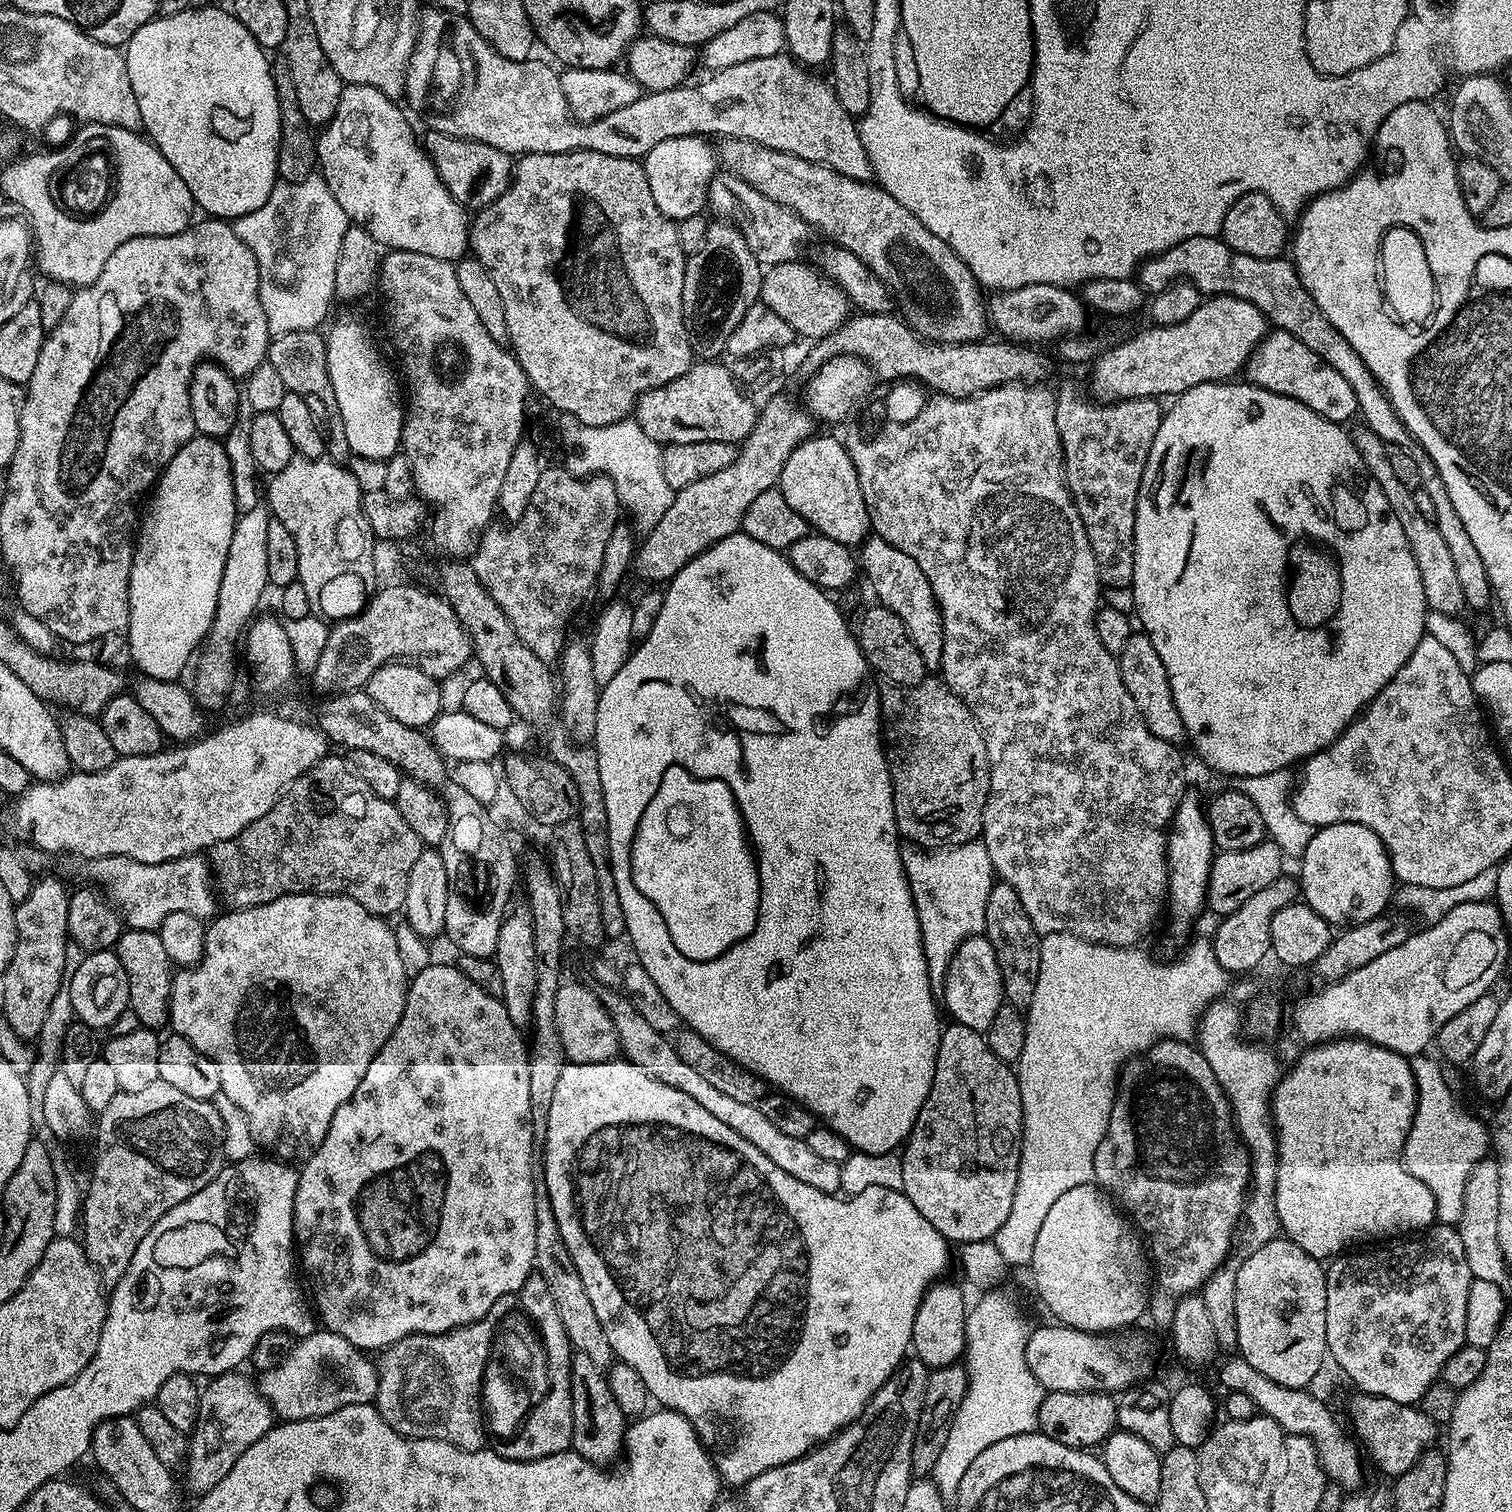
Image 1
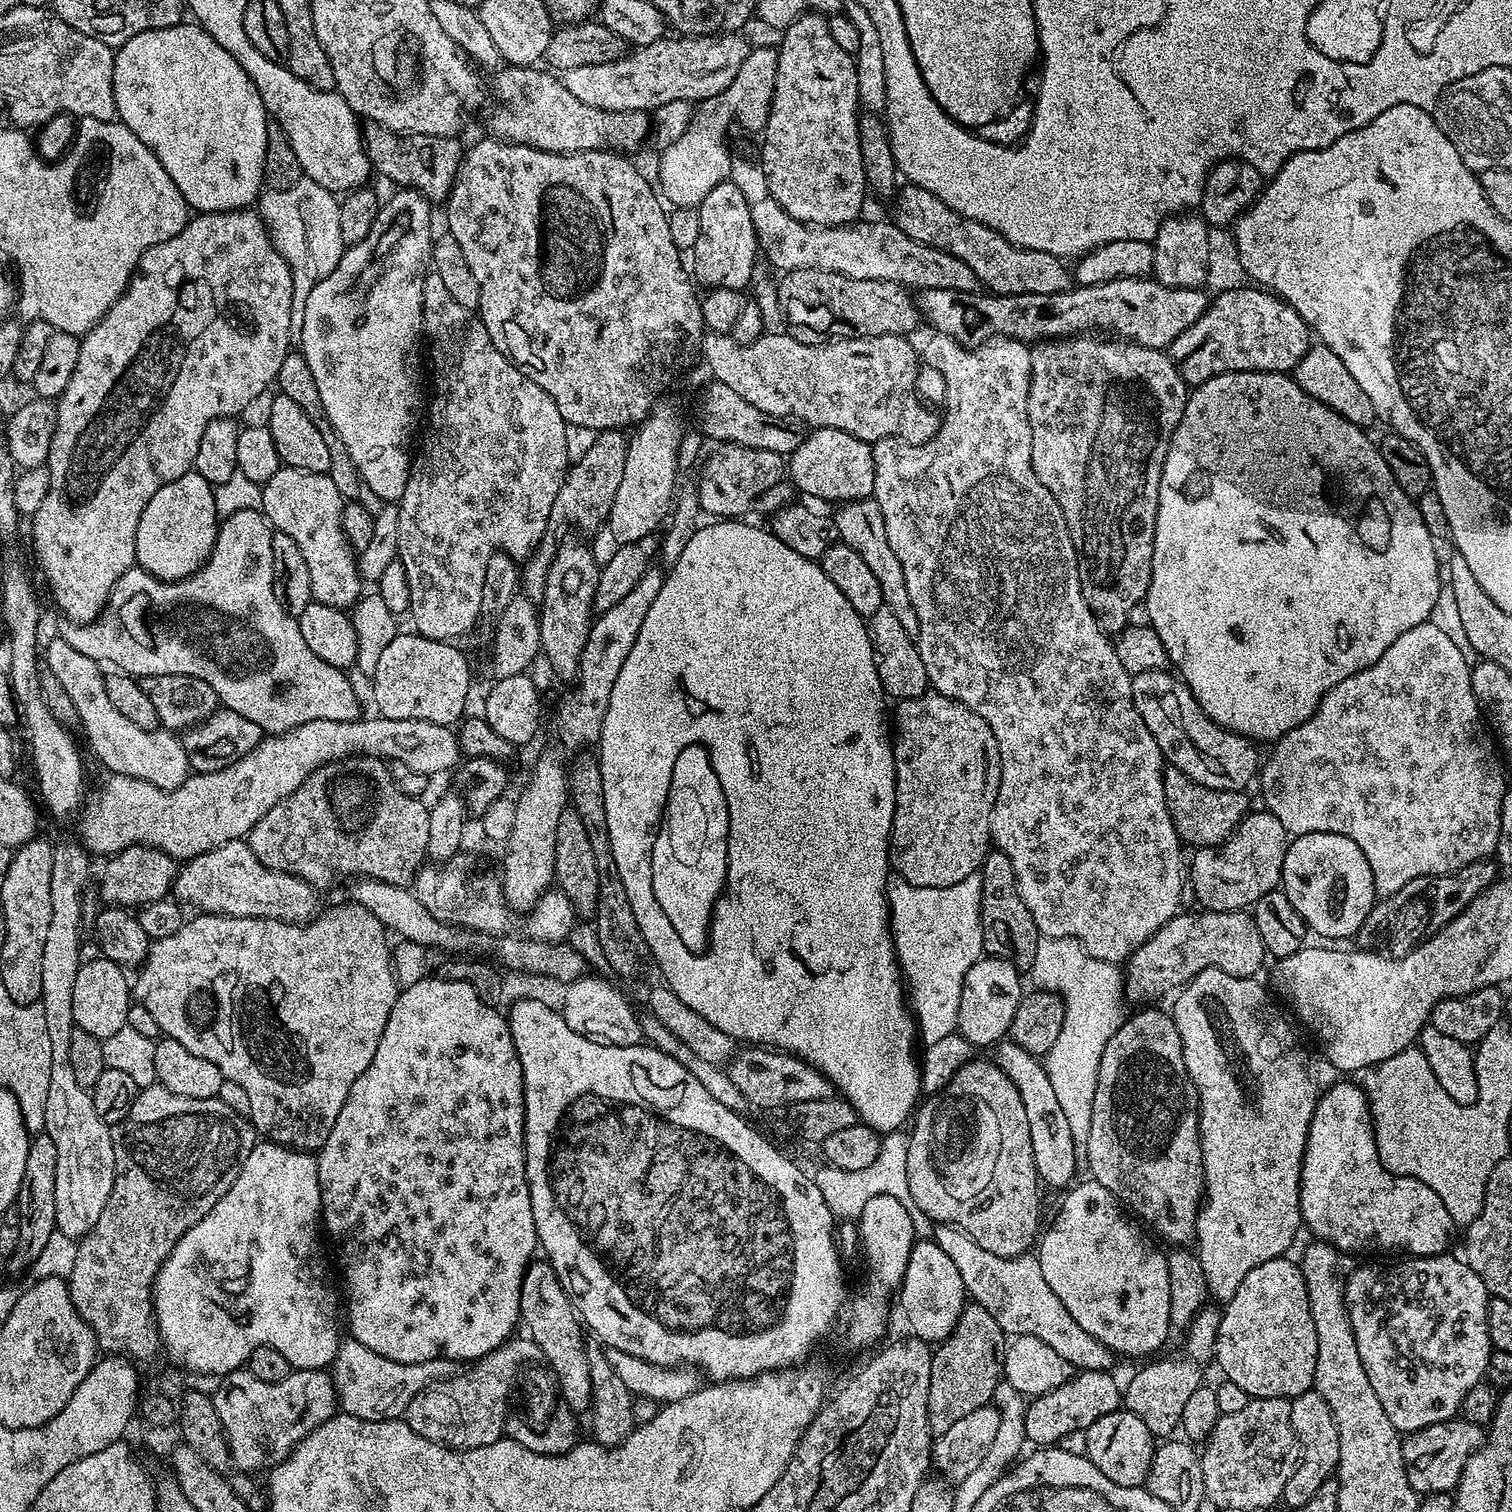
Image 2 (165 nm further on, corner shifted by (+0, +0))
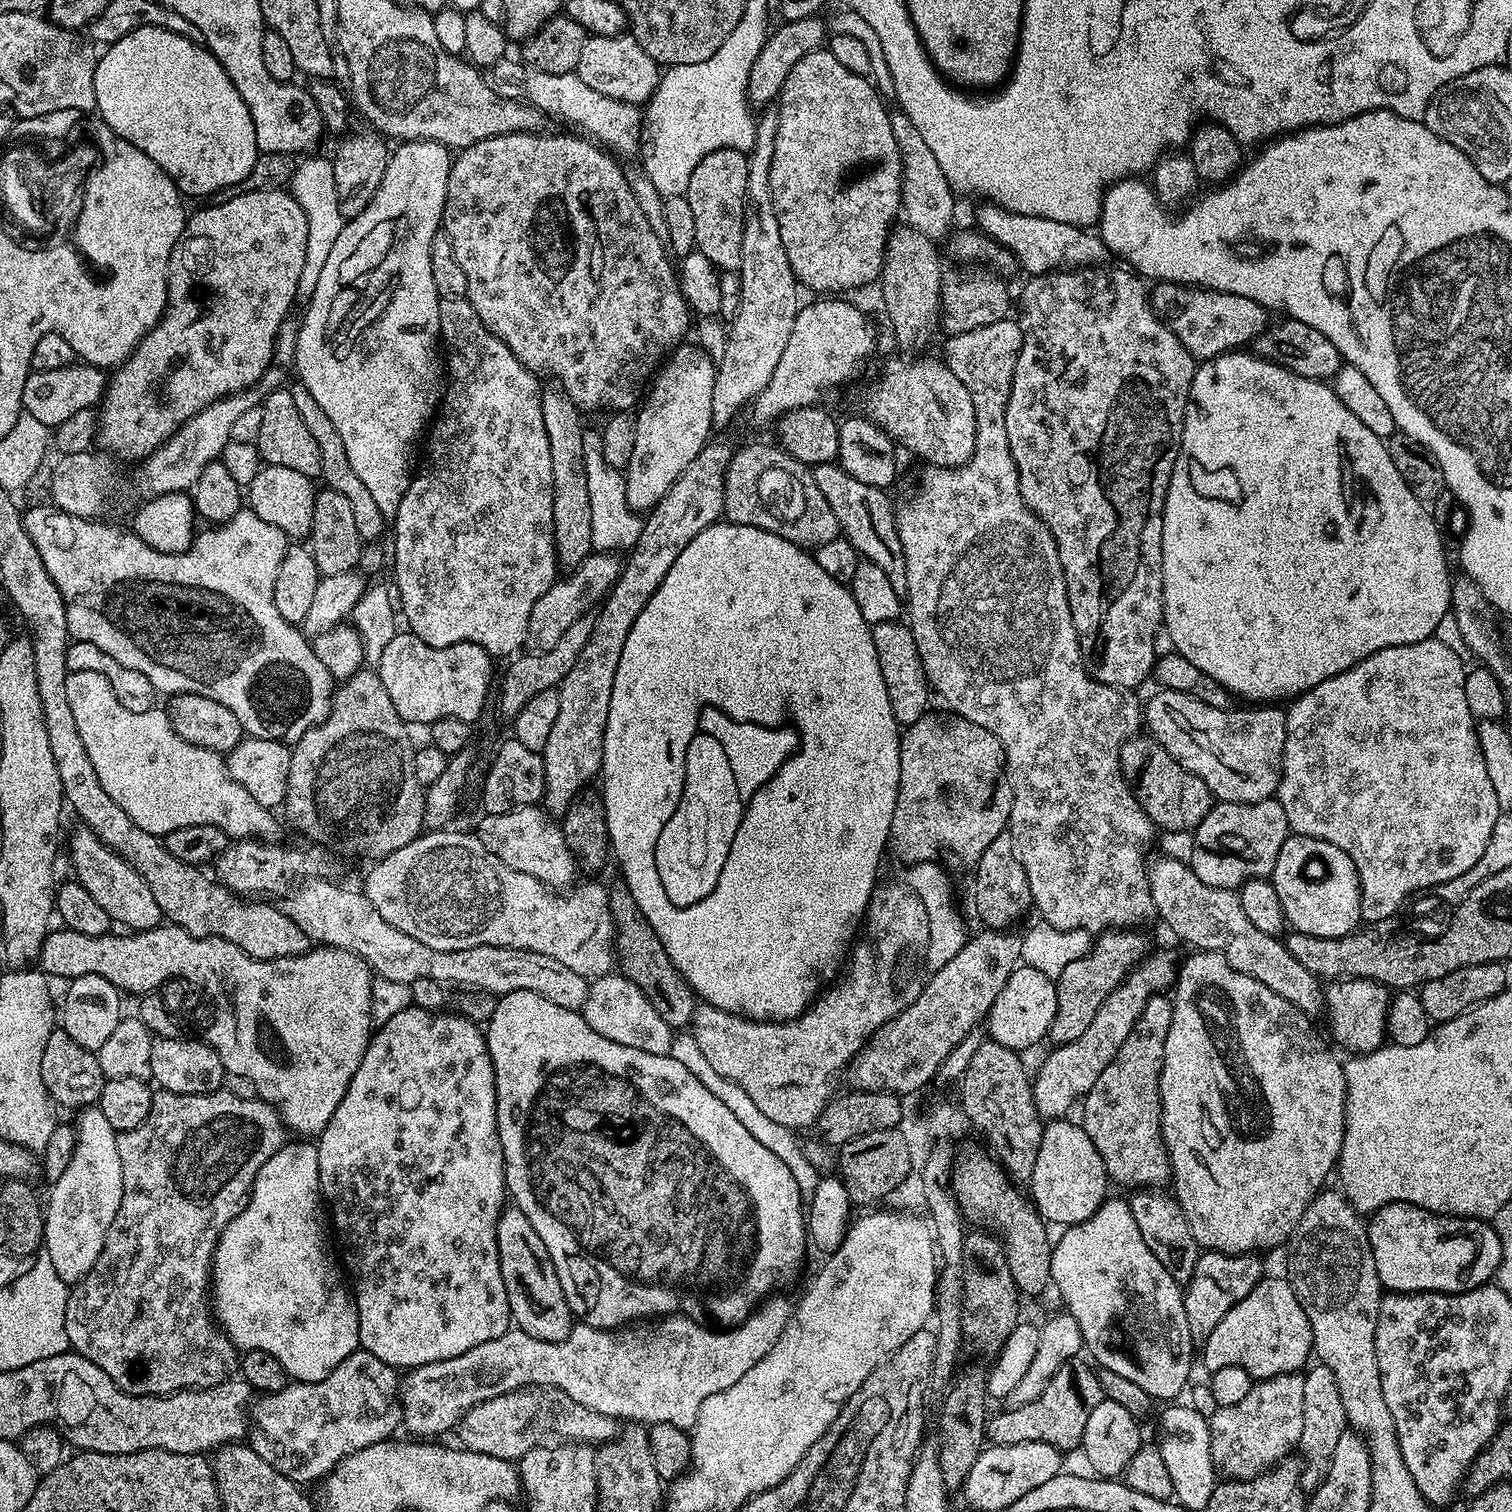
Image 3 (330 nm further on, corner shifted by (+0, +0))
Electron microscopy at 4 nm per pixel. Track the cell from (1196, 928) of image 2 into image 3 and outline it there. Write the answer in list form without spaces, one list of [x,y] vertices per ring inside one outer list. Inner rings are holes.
[[[1156,952],[1144,957],[1128,977],[1098,1006],[1098,1014],[1094,1014],[1094,1022],[1074,1042],[1057,1044],[1052,1053],[1044,1060],[1044,1065],[1034,1072],[1032,1080],[1032,1097],[1038,1114],[1045,1120],[1064,1118],[1069,1115],[1072,1103],[1079,1101],[1088,1093],[1090,1086],[1098,1082],[1098,1074],[1110,1066],[1114,1054],[1130,1038],[1130,1030],[1134,1030],[1134,1022],[1146,1010],[1146,1002],[1152,996],[1167,993],[1175,985],[1178,975],[1178,960],[1172,952]]]

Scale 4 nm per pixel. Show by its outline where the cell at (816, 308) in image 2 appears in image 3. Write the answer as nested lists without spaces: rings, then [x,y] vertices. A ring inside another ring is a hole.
[[[951,266],[940,273],[942,285],[942,328],[948,336],[966,334],[970,330],[978,330],[982,326],[990,326],[999,320],[1009,319],[1008,307],[1013,307],[1014,296],[1008,293],[1009,281],[1005,277],[983,266]]]

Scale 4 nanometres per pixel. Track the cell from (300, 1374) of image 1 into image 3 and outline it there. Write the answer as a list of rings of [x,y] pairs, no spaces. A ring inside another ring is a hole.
[[[769,1295],[741,1324],[727,1330],[716,1330],[720,1332],[711,1332],[700,1325],[703,1323],[683,1314],[661,1316],[651,1322],[636,1322],[614,1329],[576,1322],[562,1342],[542,1342],[538,1338],[530,1338],[530,1334],[525,1332],[510,1330],[497,1340],[482,1342],[482,1346],[474,1346],[474,1350],[458,1354],[458,1358],[446,1358],[411,1369],[398,1388],[403,1427],[408,1427],[413,1437],[436,1438],[439,1432],[448,1432],[451,1428],[453,1431],[474,1406],[507,1392],[519,1392],[521,1388],[535,1386],[562,1390],[562,1394],[574,1398],[574,1402],[620,1422],[645,1426],[670,1423],[683,1430],[691,1429],[702,1402],[706,1402],[710,1394],[718,1394],[734,1386],[734,1382],[738,1382],[750,1366],[762,1362],[770,1346],[778,1342],[778,1334],[786,1330],[794,1304],[791,1299],[788,1301],[786,1297],[776,1295]]]

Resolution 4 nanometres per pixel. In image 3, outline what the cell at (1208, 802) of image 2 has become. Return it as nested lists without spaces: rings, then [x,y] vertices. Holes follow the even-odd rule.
[[[1137,734],[1120,747],[1120,768],[1134,785],[1142,810],[1146,810],[1153,825],[1164,832],[1191,833],[1213,806],[1214,797],[1206,782],[1202,782],[1198,774],[1190,774],[1190,770],[1177,762],[1151,735]]]

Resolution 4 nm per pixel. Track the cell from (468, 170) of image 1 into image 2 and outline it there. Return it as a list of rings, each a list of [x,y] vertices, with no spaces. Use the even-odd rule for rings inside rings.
[[[371,122],[365,123],[362,131],[368,160],[377,173],[381,172],[390,183],[396,184],[392,186],[420,192],[430,202],[447,201],[465,154],[465,149],[460,148],[456,136],[401,134]]]

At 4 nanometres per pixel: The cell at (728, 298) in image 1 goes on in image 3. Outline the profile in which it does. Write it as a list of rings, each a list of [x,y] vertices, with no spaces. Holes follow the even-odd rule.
[[[733,148],[714,150],[694,166],[686,193],[694,214],[696,251],[706,254],[717,270],[735,272],[742,262],[742,226],[748,158]]]

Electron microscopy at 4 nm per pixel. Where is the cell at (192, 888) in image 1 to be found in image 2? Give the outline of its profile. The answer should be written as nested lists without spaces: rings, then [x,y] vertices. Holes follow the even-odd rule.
[[[244,838],[227,840],[222,846],[187,861],[176,873],[174,896],[181,905],[193,904],[196,910],[213,916],[257,916],[302,924],[318,912],[317,889],[296,876],[264,866]]]

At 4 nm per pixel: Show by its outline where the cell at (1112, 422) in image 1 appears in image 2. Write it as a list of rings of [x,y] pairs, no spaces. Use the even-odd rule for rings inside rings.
[[[1085,334],[1063,340],[1045,340],[1032,348],[1032,381],[1030,382],[1030,398],[1028,399],[1028,417],[1032,431],[1034,474],[1038,474],[1038,482],[1042,482],[1042,486],[1046,486],[1046,490],[1050,490],[1050,494],[1054,494],[1054,498],[1066,518],[1070,538],[1076,547],[1082,594],[1086,598],[1090,610],[1099,620],[1101,628],[1109,634],[1119,634],[1129,627],[1128,615],[1136,607],[1139,609],[1148,596],[1152,563],[1154,562],[1154,534],[1158,518],[1158,490],[1162,482],[1162,466],[1166,462],[1166,454],[1170,450],[1174,430],[1186,410],[1189,395],[1190,385],[1184,381],[1179,368],[1167,351],[1159,348],[1147,348],[1134,340],[1097,338],[1095,335]]]

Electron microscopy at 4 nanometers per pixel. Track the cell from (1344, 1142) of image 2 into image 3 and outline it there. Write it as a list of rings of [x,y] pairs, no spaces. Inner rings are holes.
[[[1387,1204],[1371,1213],[1366,1227],[1378,1278],[1388,1292],[1465,1292],[1480,1287],[1481,1277],[1464,1276],[1464,1271],[1476,1260],[1476,1235],[1482,1228],[1481,1221],[1463,1216],[1442,1216],[1413,1204]]]

